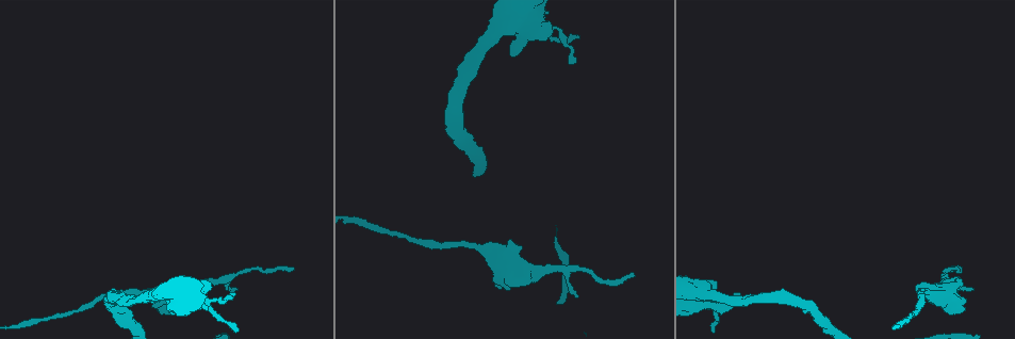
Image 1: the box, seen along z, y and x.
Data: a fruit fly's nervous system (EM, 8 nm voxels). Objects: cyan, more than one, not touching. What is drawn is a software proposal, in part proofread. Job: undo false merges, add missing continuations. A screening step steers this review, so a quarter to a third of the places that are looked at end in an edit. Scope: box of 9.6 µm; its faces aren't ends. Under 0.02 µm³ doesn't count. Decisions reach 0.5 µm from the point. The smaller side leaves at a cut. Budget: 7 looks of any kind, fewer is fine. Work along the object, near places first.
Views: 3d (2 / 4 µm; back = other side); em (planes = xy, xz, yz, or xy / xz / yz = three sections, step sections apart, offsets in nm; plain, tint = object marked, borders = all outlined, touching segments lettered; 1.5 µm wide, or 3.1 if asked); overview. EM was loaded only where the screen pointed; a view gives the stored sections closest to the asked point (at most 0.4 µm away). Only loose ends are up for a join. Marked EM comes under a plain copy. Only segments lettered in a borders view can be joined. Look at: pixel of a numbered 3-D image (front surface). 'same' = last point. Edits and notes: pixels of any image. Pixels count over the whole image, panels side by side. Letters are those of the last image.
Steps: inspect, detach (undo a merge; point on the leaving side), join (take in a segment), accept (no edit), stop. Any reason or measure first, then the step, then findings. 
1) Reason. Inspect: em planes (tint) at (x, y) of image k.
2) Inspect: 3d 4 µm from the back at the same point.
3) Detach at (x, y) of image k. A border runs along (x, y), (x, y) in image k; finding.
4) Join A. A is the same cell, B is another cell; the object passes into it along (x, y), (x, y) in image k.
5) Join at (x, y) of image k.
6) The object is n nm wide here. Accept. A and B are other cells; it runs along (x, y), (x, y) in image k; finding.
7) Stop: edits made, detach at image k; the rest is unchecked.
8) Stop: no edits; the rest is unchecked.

Thick turns thin. Inspect: 3d 4 µm at (712, 293) of image 1.

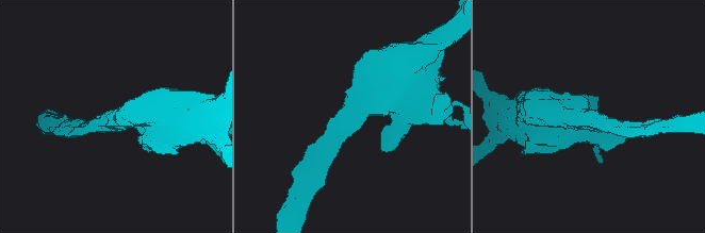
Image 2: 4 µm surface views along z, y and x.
The arms are 200, 600 nm wide; need the tissue. Inspect: em yz step 4 (tint) at (354, 118) of image 2.

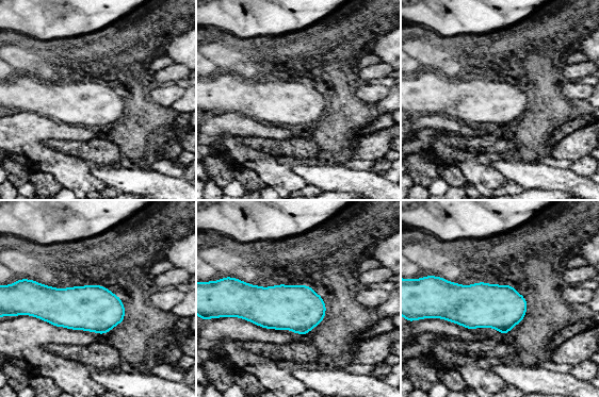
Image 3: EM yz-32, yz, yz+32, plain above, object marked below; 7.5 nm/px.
Another direction. Inspect: em planes (borders) at the same point.

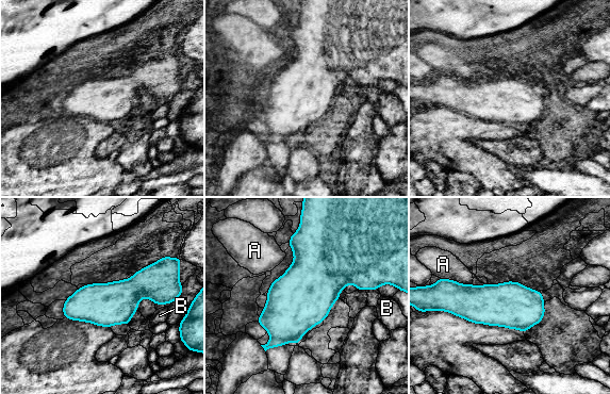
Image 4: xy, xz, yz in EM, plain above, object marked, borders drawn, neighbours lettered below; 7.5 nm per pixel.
The object is 320 nm wide here. Accept. A and B are other cells; a border runs along (443, 277), (471, 284) in image 4; continuous, no second neuron.

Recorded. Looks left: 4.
Thin end. Inspect: 3d 4 µm at (578, 295) of image 1.

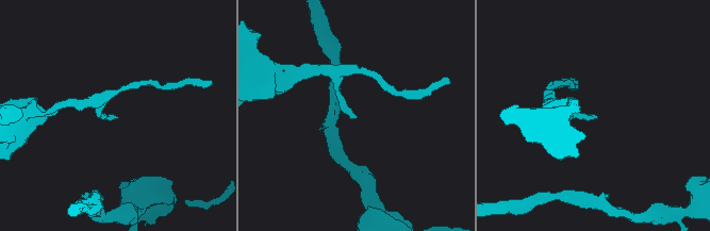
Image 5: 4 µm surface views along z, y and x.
Inspect: em yz step 4 (borders) at (595, 116) of image 5.

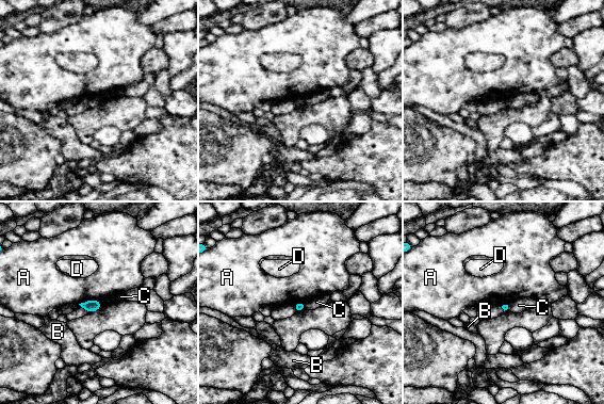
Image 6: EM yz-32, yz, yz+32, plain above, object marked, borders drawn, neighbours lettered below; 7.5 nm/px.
The longest contact is with A, 160 nm. Accept. A, B, C and D are other cells; a border runs along (98, 300), (86, 300), (78, 304) in image 6; none of them fits.

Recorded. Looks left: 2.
Branch stops here. Inspect: 3d 4 µm at (633, 275) of image 1.

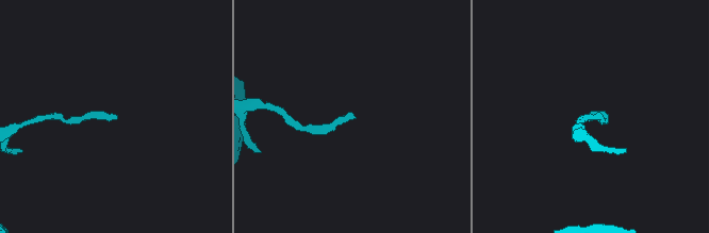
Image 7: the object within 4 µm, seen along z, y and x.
Now the EM. Inspect: em planes (borders) at (115, 118) of image 7.

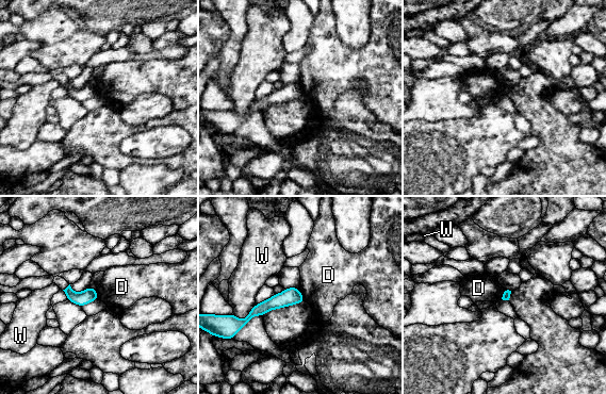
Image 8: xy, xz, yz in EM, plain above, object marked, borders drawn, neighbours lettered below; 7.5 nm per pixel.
The longest contact is with W, 180 nm. Accept. D and W are other cells; no lettered segment goes on from it.

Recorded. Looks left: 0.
Stop: no edits; the rest is unchecked.

